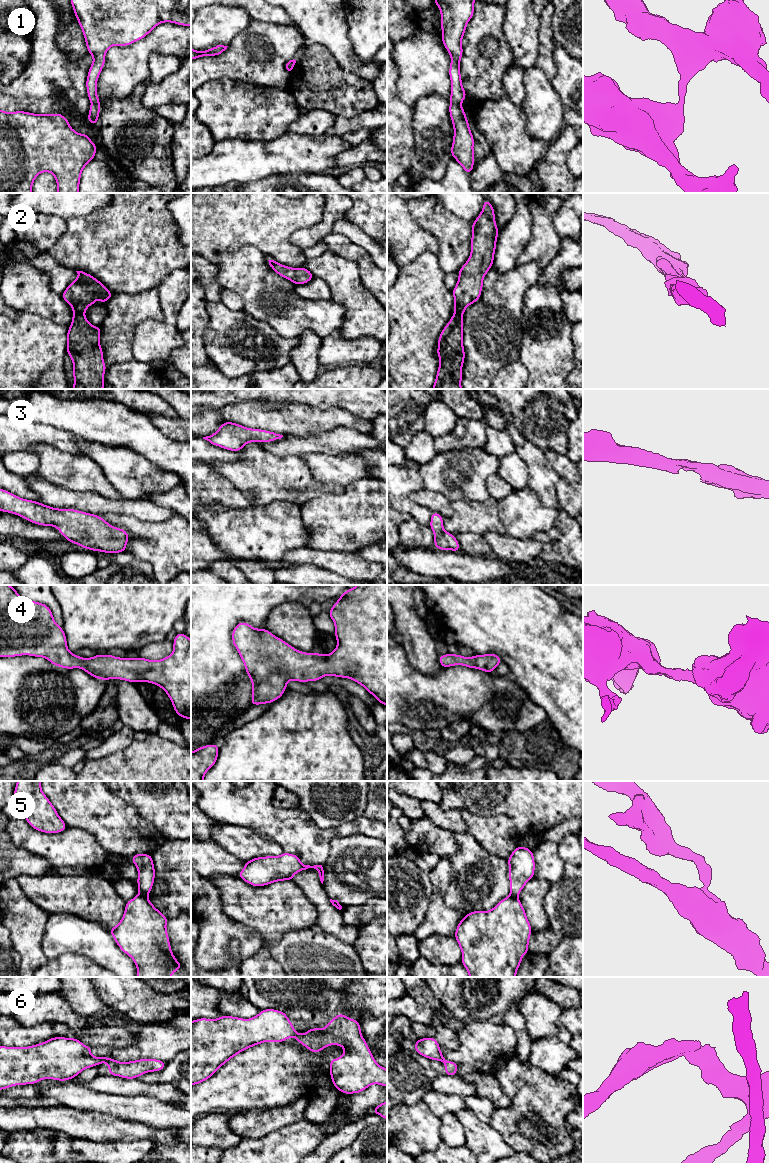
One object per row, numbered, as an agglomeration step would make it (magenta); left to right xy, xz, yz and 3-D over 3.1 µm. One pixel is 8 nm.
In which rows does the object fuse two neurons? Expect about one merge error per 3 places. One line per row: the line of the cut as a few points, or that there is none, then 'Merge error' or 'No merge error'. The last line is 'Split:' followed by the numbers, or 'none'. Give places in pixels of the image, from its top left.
1: Split along yz (450, 103), (460, 105). Merge error
2: No split. No merge error
3: No split. No merge error
4: No split. No merge error
5: Split along xy (140, 893), (146, 897). Merge error
6: Split along xy (111, 1059), (105, 1062). Merge error
Split: 1, 5, 6

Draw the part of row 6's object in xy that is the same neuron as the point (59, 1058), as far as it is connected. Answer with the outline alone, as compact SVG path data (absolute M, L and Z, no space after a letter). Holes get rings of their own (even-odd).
M53 1037L28 1047L0 1046L0 1090L43 1079L67 1081L86 1068L111 1060L90 1055L92 1048L66 1037Z

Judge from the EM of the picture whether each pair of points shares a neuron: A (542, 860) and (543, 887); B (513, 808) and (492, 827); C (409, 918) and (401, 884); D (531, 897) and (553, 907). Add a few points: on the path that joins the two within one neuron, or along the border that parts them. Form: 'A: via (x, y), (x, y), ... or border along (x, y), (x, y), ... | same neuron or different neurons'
A: border along (533, 877), (545, 879), (551, 884) | different neurons
B: border along (482, 815), (507, 815), (519, 833) | different neurons
C: via (401, 910), (401, 892) | same neuron
D: border along (552, 884), (544, 898), (544, 910), (549, 926) | different neurons

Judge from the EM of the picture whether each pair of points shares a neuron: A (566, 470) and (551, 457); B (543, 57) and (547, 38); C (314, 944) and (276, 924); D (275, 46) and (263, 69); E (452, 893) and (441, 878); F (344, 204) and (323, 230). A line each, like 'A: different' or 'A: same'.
A: same
B: same
C: different
D: same
E: different
F: same

